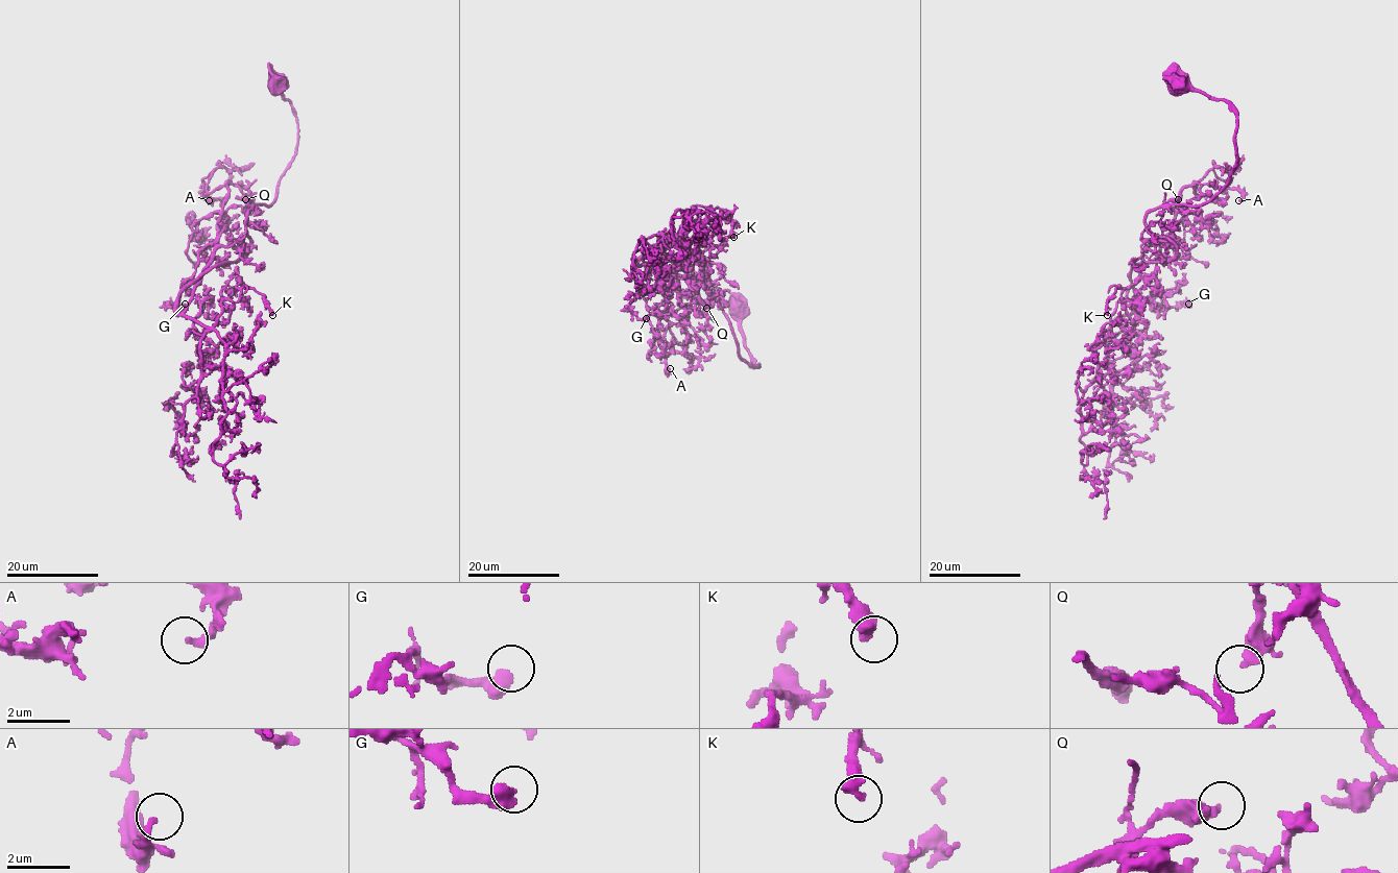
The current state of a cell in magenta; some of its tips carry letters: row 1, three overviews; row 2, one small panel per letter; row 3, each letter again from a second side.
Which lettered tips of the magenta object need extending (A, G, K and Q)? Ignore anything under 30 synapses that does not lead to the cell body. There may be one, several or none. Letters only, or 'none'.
none

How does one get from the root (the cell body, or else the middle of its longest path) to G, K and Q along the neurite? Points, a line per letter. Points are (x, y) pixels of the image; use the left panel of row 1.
G: (276, 85), (296, 118), (296, 152), (244, 237), (199, 250), (169, 307), (185, 304)
K: (276, 85), (296, 152), (183, 313), (211, 328), (254, 288), (272, 315)
Q: (276, 85), (272, 87), (291, 103), (296, 118), (296, 152), (269, 205), (250, 205), (245, 199)

